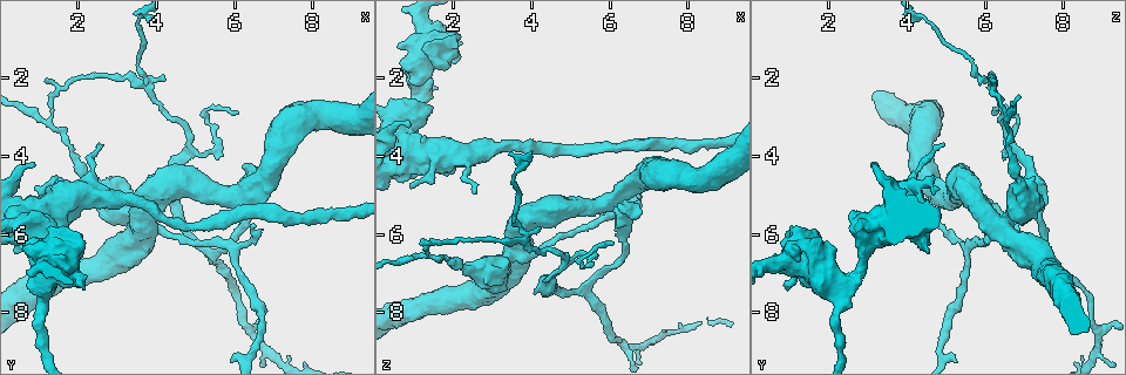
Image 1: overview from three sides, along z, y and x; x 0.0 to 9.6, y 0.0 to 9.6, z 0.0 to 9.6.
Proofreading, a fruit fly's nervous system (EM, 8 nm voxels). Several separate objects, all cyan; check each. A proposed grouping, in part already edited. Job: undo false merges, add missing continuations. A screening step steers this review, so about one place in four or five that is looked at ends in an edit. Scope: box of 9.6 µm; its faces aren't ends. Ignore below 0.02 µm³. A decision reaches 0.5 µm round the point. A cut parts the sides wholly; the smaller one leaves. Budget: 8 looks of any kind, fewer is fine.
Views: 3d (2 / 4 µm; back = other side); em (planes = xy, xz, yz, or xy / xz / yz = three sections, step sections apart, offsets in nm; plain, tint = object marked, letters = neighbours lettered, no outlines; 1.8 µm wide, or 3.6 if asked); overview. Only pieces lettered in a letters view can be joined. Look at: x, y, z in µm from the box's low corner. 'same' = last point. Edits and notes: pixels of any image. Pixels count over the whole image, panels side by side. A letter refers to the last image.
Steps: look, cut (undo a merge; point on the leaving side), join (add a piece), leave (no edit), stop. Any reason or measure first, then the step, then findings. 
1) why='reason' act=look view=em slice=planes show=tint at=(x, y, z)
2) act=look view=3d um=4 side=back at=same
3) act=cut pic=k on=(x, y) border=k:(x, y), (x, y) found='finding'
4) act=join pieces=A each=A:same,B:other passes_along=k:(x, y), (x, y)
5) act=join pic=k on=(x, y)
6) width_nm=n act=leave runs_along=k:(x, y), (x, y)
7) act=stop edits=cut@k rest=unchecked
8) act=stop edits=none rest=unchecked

why='thin neck' act=look view=em um=3.6 slice=xy step=16 show=letters at=(3.90, 5.85, 6.40)

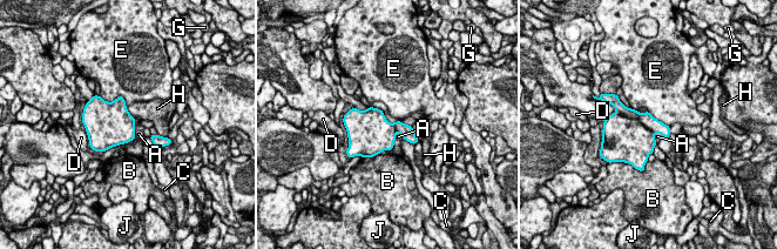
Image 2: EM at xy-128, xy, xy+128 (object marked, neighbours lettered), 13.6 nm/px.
act=leave each=A:other,B:other,C:other,D:other,E:other,G:other,H:other,J:other border=2:(655, 132), (656, 143) found='all the same cell'

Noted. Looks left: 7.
act=look view=3d um=4 at=(3.90, 2.40, 6.30)

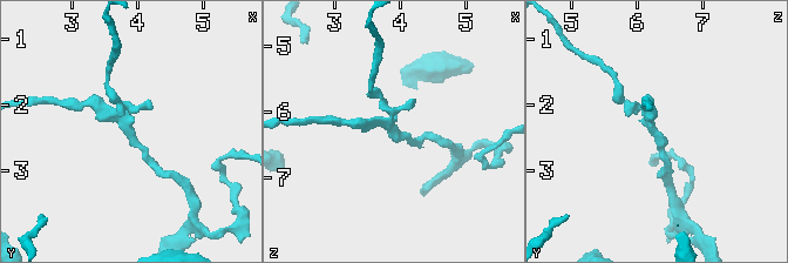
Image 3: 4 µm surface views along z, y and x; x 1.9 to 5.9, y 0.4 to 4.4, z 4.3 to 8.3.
why='need the tissue' act=look view=em slice=xz step=16 show=tint at=(4.00, 2.40, 6.25)

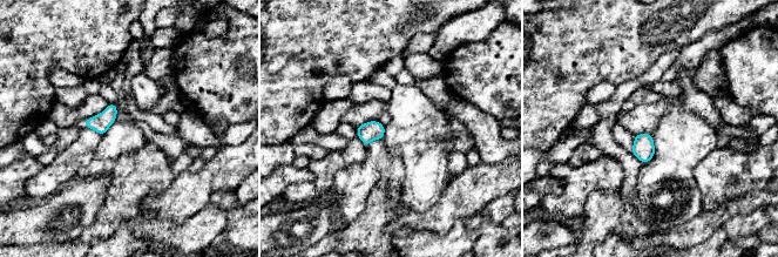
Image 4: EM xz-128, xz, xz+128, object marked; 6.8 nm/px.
act=look view=em slice=planes show=letters at=same

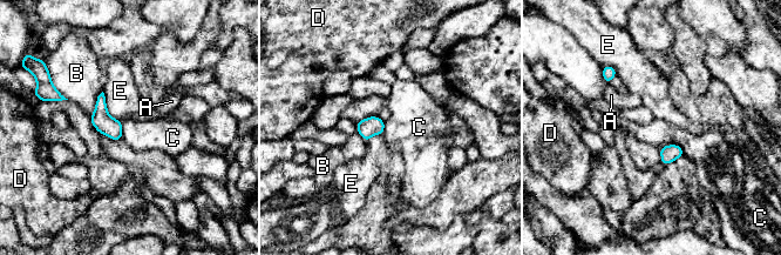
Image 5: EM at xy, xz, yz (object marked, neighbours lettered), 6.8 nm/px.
longest_contact=E:240nm act=leave each=A:other,B:other,C:other,D:other,E:other border=5:(659, 148), (678, 145), (684, 154) found='all the same cell'

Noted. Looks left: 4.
why='thick end' act=look view=em slice=xy step=8 show=tint at=(2.10, 7.35, 1.45)

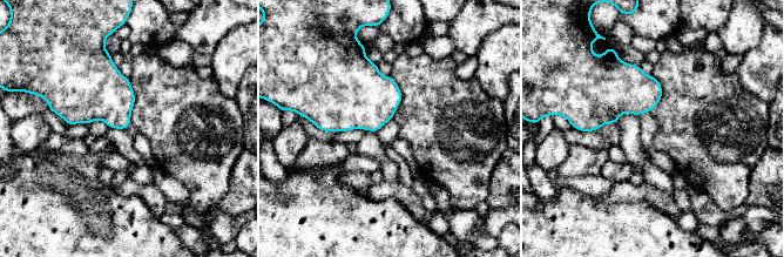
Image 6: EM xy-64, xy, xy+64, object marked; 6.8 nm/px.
why='see the neighbours' act=look view=em slice=xy step=8 show=letters at=same

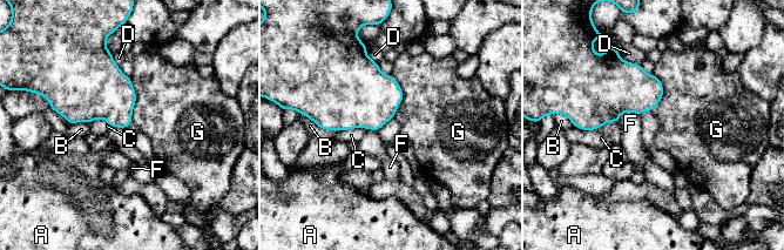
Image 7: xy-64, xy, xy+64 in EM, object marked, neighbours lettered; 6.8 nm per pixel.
act=leave each=A:other,B:other,C:other,D:other,F:other,G:other found='no lettered piece goes on from it'

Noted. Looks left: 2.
act=look view=em slice=planes show=letters at=(0.85, 4.15, 3.20)

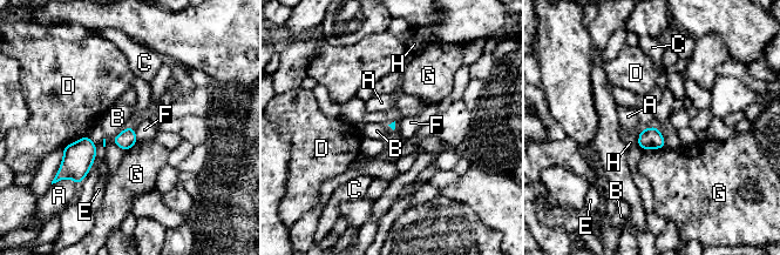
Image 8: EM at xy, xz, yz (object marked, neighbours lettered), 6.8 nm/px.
act=leave each=A:other,B:other,C:other,D:other,E:other,F:other,G:other,H:other border=8:(130, 126), (113, 139), (124, 152) found='none of them fits'

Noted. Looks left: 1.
act=stop edits=none rest=unchecked

